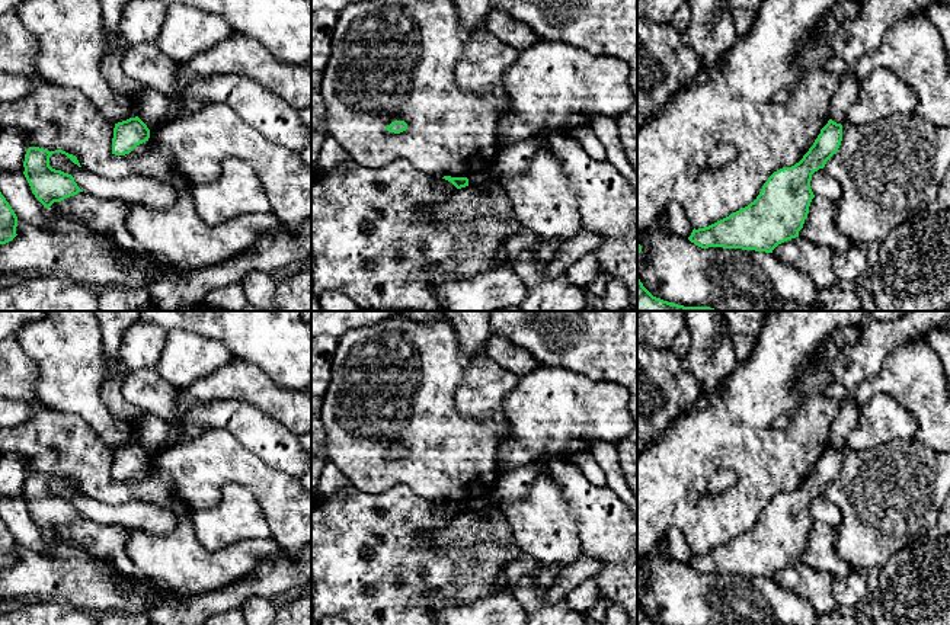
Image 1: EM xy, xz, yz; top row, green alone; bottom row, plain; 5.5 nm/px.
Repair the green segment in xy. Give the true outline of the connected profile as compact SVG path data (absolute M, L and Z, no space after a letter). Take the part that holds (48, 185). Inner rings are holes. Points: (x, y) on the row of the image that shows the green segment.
M39 147L28 148L23 161L23 174L32 193L45 208L49 208L54 202L61 202L65 198L83 192L71 174L55 170L49 166L49 157L54 153L65 154L74 164L81 167L76 156L63 150L48 151Z

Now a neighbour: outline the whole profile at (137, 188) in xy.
M54 153L49 166L74 177L77 186L105 201L127 201L128 203L145 203L164 209L175 205L177 196L175 188L167 182L144 174L131 174L118 180L111 180L93 174L74 164L65 154Z

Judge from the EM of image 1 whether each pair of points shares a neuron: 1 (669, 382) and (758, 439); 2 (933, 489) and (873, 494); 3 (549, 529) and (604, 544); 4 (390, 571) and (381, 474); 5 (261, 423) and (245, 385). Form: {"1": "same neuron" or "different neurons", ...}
{"1": "different neurons", "2": "same neuron", "3": "different neurons", "4": "different neurons", "5": "different neurons"}

